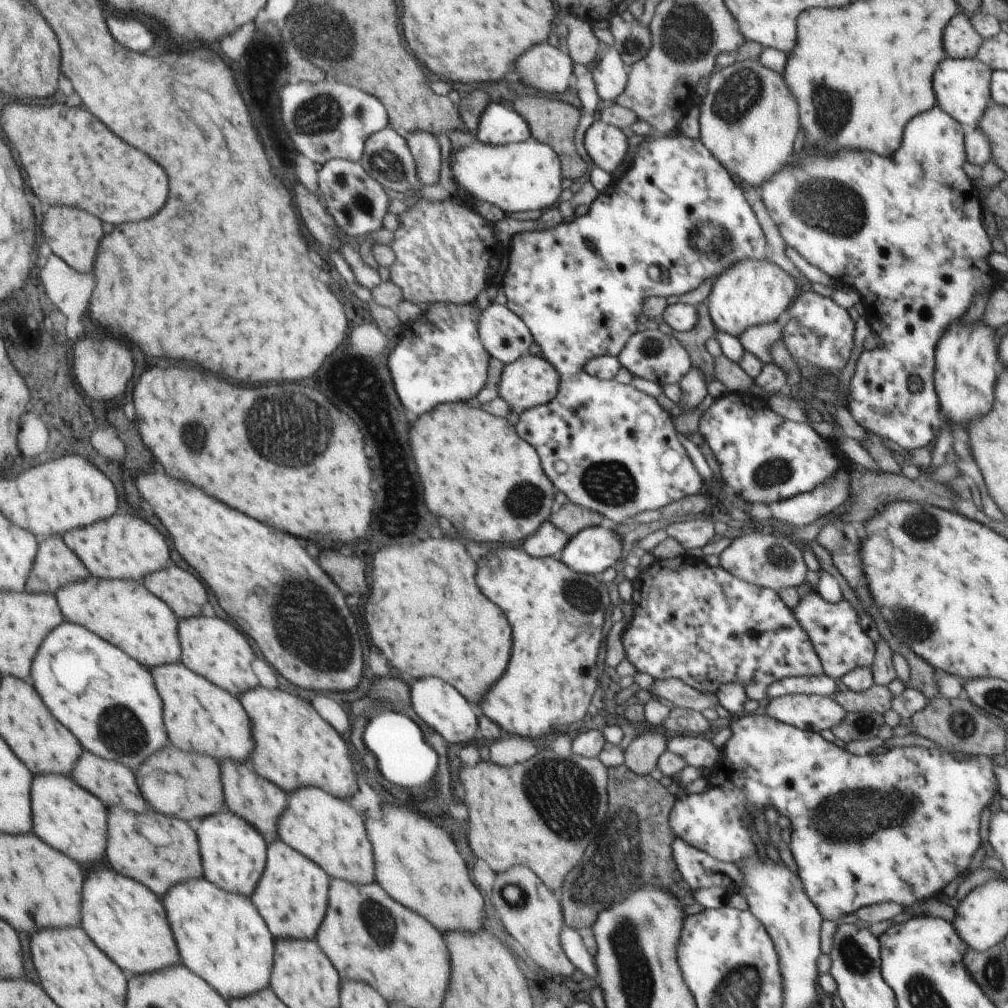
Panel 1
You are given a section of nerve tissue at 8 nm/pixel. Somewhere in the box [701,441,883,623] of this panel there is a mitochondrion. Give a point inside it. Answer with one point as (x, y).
(769, 475)

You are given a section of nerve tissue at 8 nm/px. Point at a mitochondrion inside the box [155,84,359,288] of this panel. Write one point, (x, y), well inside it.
(315, 117)

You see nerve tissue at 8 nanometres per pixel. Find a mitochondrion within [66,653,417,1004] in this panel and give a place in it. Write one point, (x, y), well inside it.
(119, 730)

